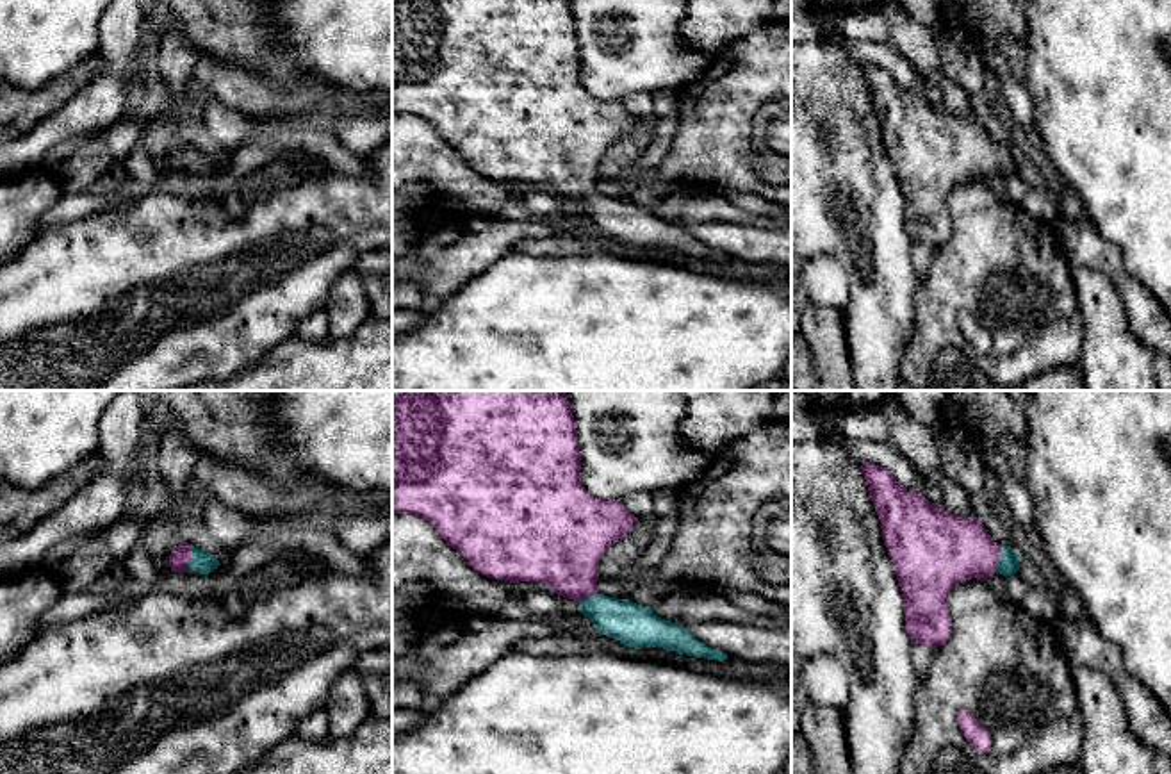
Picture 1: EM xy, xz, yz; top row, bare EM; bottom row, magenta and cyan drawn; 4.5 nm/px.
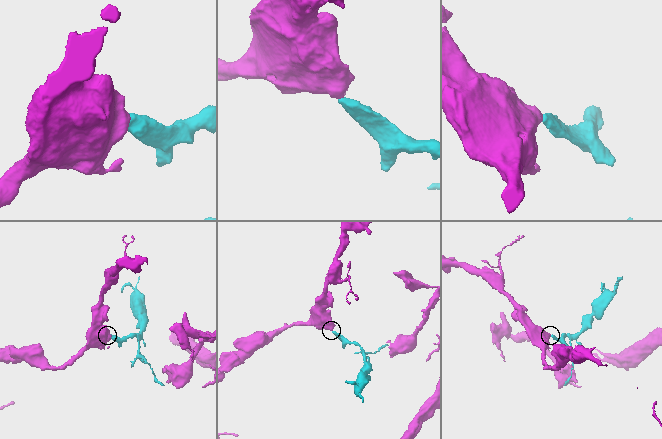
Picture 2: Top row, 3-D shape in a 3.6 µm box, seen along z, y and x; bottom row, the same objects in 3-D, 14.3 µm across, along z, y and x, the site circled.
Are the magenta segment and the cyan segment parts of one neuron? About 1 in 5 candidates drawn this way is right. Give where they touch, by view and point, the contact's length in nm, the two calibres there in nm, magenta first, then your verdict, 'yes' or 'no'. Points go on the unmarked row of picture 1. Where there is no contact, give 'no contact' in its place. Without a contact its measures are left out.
meets magenta in yz at (999, 159); contact 120 nm long; 320 nm thick on the magenta side, 100 nm on the other; yes

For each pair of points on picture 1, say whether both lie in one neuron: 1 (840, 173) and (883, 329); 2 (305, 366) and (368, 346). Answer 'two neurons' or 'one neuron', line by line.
1: one neuron
2: one neuron

